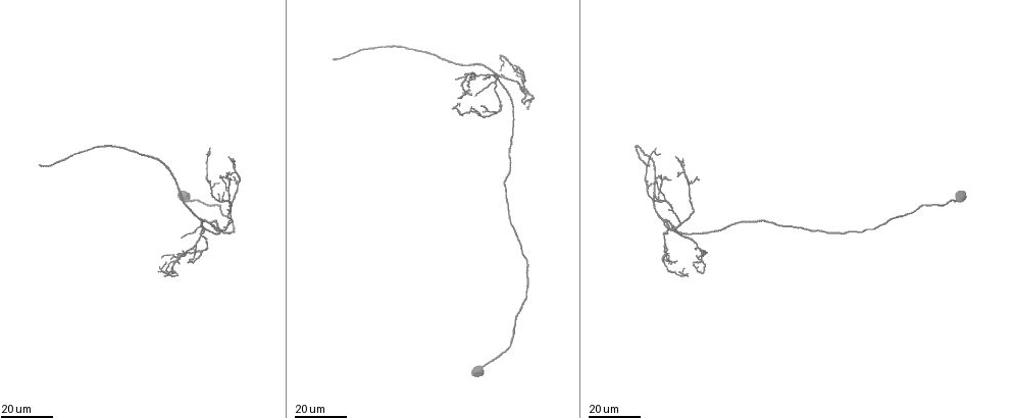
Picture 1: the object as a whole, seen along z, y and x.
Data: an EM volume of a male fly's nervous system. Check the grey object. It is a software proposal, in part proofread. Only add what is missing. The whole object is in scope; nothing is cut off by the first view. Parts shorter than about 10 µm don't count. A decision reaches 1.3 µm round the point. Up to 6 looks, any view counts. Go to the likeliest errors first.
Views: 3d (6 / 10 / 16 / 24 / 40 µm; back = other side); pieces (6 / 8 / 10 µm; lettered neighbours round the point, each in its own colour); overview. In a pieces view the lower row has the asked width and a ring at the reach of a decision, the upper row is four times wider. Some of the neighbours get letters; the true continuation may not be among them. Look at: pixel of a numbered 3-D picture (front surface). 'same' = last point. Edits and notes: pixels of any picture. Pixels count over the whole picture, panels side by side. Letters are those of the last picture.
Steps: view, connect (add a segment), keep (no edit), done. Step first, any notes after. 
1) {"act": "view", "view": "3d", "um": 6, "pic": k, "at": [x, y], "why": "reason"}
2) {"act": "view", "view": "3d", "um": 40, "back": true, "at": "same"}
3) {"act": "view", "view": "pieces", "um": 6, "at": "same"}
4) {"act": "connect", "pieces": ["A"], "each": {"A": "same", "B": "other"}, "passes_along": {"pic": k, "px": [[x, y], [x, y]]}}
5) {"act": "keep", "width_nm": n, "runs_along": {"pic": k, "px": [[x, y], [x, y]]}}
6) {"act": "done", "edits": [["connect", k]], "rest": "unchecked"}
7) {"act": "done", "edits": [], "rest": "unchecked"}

{"act": "view", "view": "3d", "um": 16, "pic": 1, "at": [39, 165], "why": "end of a long branch"}

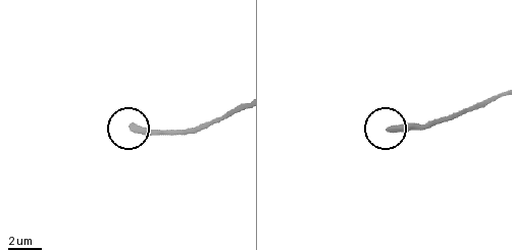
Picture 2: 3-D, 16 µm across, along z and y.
{"act": "view", "view": "pieces", "um": 6, "pic": 2, "at": [387, 127]}

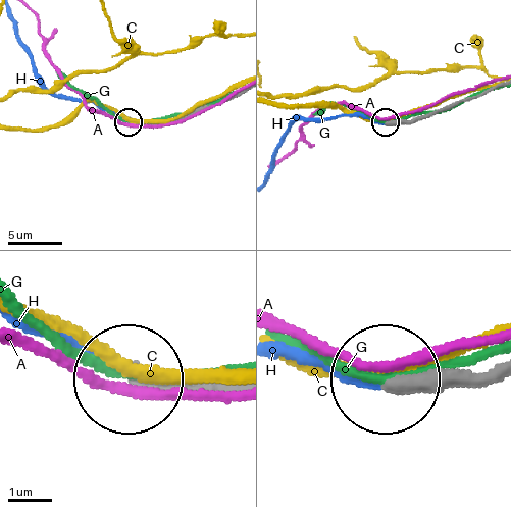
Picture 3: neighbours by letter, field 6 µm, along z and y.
{"act": "connect", "pieces": ["H"], "each": {"A": "other", "C": "other", "G": "other", "H": "same"}, "found": "it goes on there"}

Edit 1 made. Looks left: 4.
{"act": "view", "view": "3d", "um": 24, "pic": 1, "at": [516, 76], "why": "free end"}

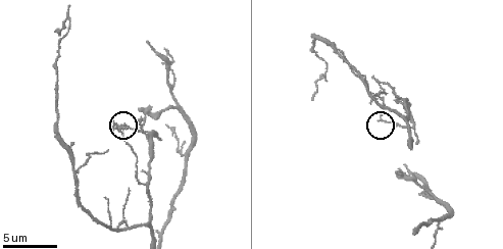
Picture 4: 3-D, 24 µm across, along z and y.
{"act": "view", "view": "3d", "um": 6, "pic": 4, "at": [381, 115]}

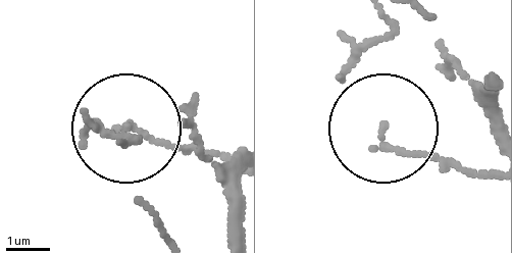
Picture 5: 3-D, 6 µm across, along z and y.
{"act": "view", "view": "pieces", "um": 6, "pic": 5, "at": [381, 125]}

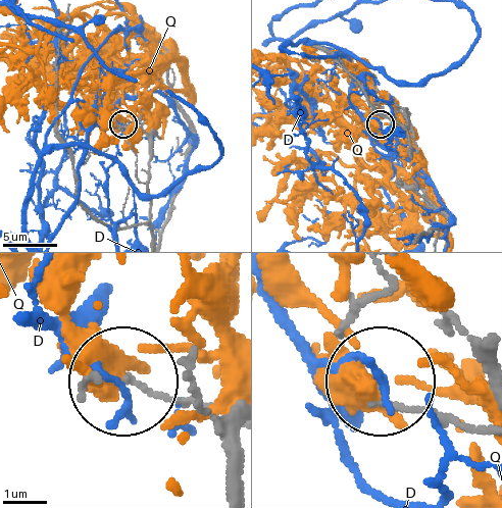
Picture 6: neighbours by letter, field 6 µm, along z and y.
{"act": "keep", "width_nm": 140, "each": {"D": "other", "Q": "other"}, "found": "no lettered segment goes on from it"}

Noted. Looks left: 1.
{"act": "view", "view": "pieces", "um": 10, "pic": 4, "at": [55, 32], "why": "an open end"}

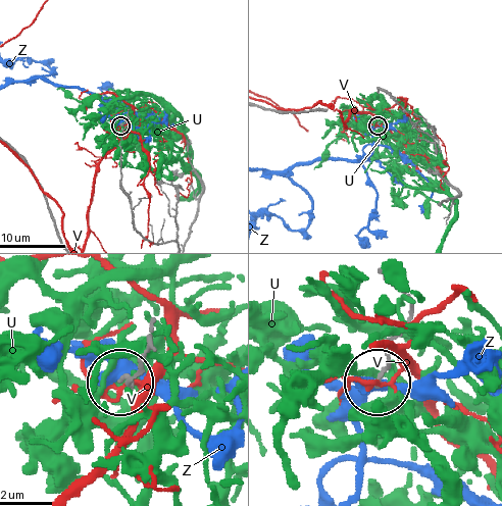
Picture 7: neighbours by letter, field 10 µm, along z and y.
{"act": "keep", "each": {"U": "other", "V": "other", "Z": "other"}, "found": "no lettered segment goes on from it"}

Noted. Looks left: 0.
{"act": "done", "edits": [["connect", 3]], "rest": "unchecked"}

